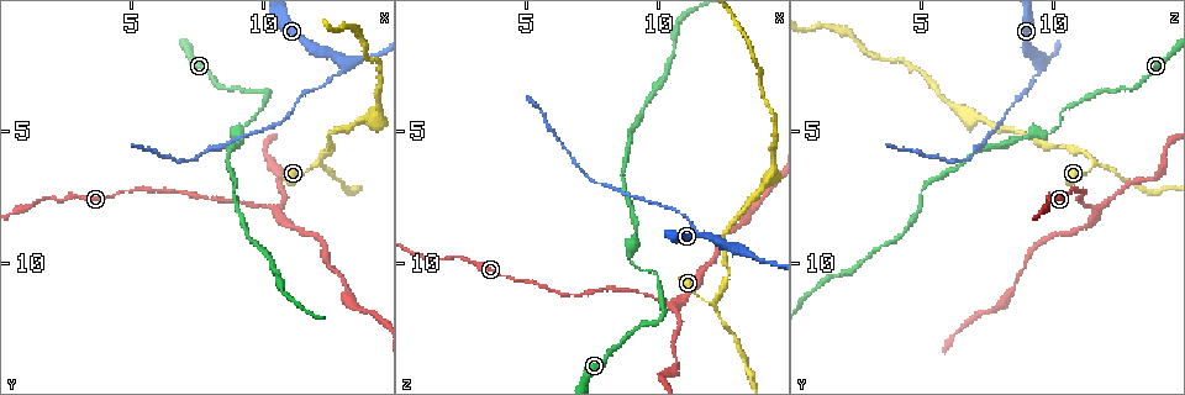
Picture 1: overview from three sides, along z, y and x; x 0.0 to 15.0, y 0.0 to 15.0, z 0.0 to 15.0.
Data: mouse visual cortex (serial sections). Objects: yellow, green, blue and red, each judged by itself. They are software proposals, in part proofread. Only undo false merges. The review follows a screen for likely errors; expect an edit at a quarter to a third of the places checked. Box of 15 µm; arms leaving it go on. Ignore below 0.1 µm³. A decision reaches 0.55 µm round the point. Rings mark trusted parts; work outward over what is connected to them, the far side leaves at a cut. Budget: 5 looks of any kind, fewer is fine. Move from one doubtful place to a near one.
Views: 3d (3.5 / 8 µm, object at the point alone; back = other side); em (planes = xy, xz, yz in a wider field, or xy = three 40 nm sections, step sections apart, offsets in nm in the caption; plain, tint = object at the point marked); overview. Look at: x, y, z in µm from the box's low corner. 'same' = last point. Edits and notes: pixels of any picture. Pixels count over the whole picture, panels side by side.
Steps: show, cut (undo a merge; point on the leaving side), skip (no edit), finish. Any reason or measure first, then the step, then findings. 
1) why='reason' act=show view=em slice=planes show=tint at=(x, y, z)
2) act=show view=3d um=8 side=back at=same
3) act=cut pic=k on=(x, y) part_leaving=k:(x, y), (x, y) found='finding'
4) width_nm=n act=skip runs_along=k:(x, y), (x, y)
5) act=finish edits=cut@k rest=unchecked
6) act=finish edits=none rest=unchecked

why='arms part here' act=show view=3d um=8 at=(10.4, 7.9, 11.5)

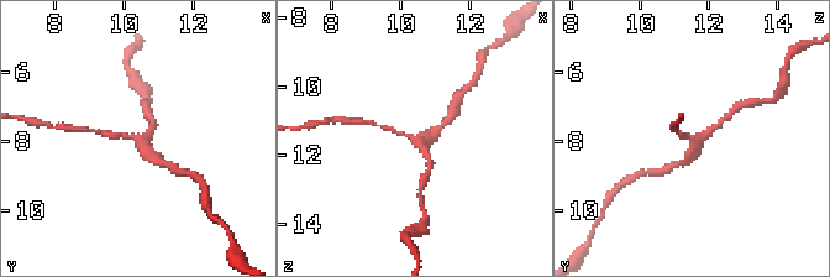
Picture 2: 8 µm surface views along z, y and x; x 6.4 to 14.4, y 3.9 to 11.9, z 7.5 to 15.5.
act=show view=3d um=3.5 at=(10.6, 8.0, 11.6)

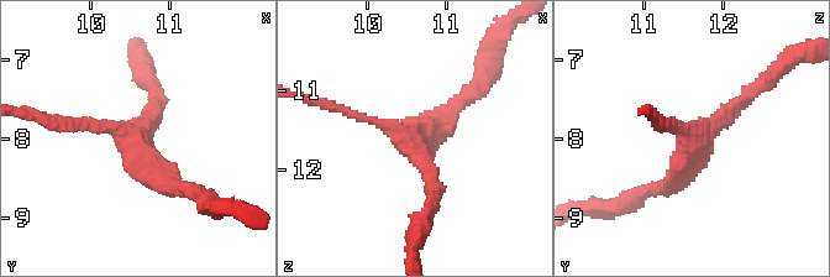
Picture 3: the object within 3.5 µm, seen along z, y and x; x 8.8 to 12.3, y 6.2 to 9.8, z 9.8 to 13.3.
act=show view=em slice=xy step=1 show=tint at=(10.50, 7.95, 11.55)

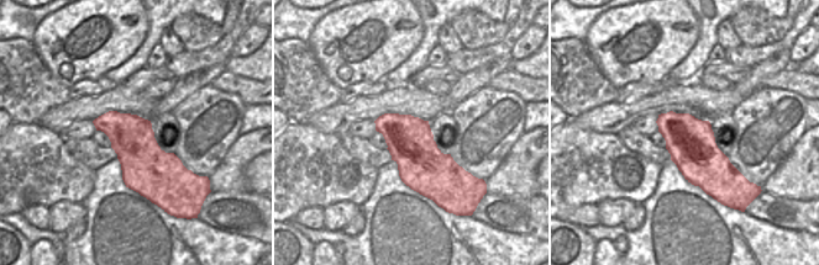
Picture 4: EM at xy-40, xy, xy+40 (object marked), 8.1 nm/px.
act=skip runs_along=3:(57, 123), (121, 130), (178, 187) found='one cell here'

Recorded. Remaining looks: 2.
why='sharp bend' act=show view=3d um=3.5 side=back at=(13.1, 2.4, 9.5)

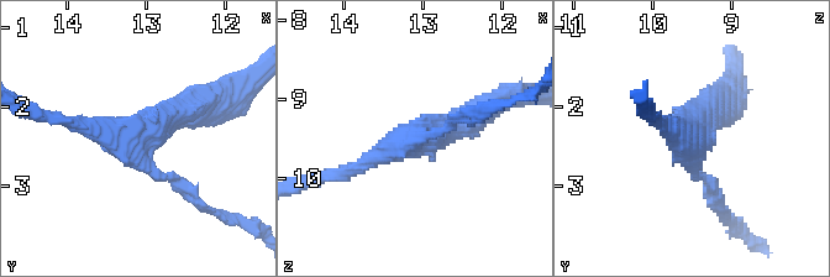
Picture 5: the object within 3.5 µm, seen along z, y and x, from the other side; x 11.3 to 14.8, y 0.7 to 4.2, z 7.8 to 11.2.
arms=3 arm_widths_nm=150,250,350 why='shape alone is not enough' act=show view=em slice=xy step=3 show=tint at=(13.05, 2.40, 9.45)

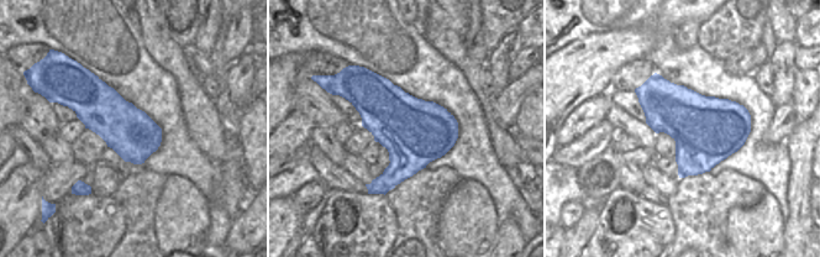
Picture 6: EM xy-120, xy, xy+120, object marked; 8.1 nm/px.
act=cut pic=5 on=(187, 192) part_leaving=5:(151, 167), (204, 208), (246, 224) found='two cells meet here'

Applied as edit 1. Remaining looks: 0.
act=finish edits=cut@5 rest=unchecked

